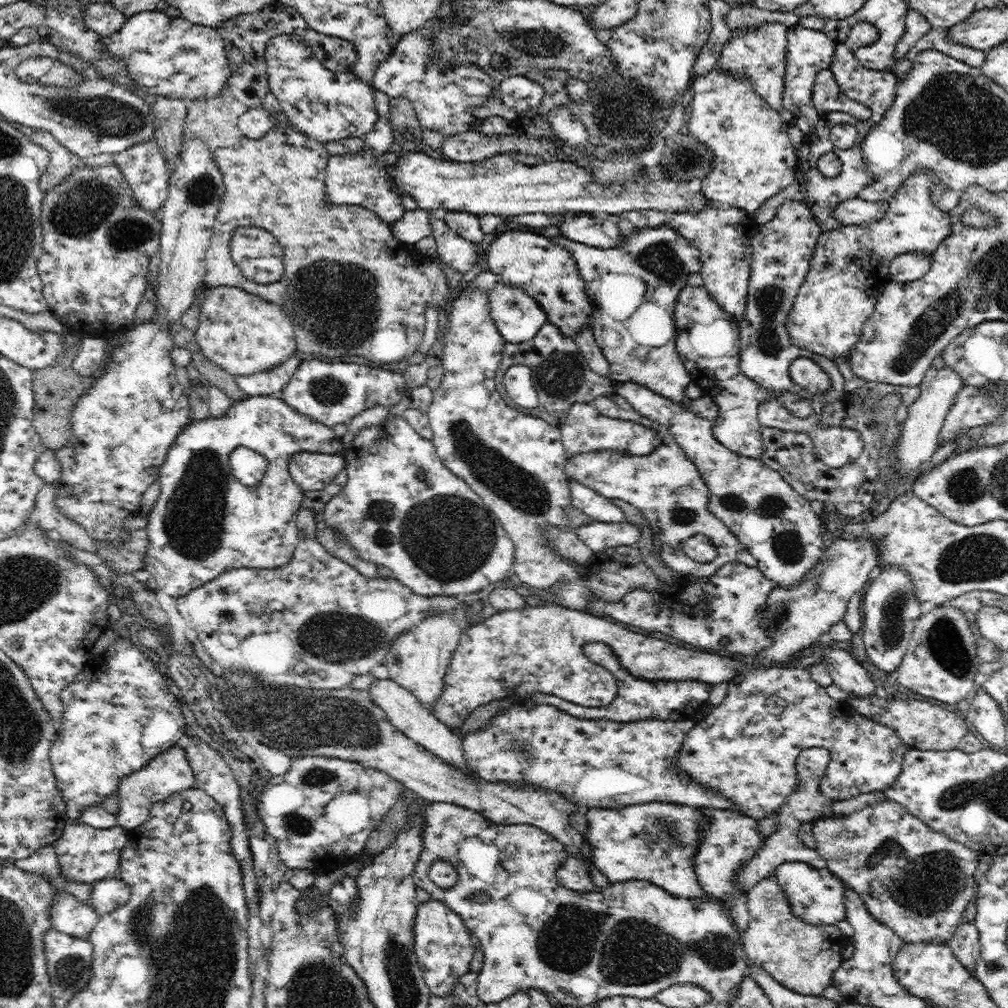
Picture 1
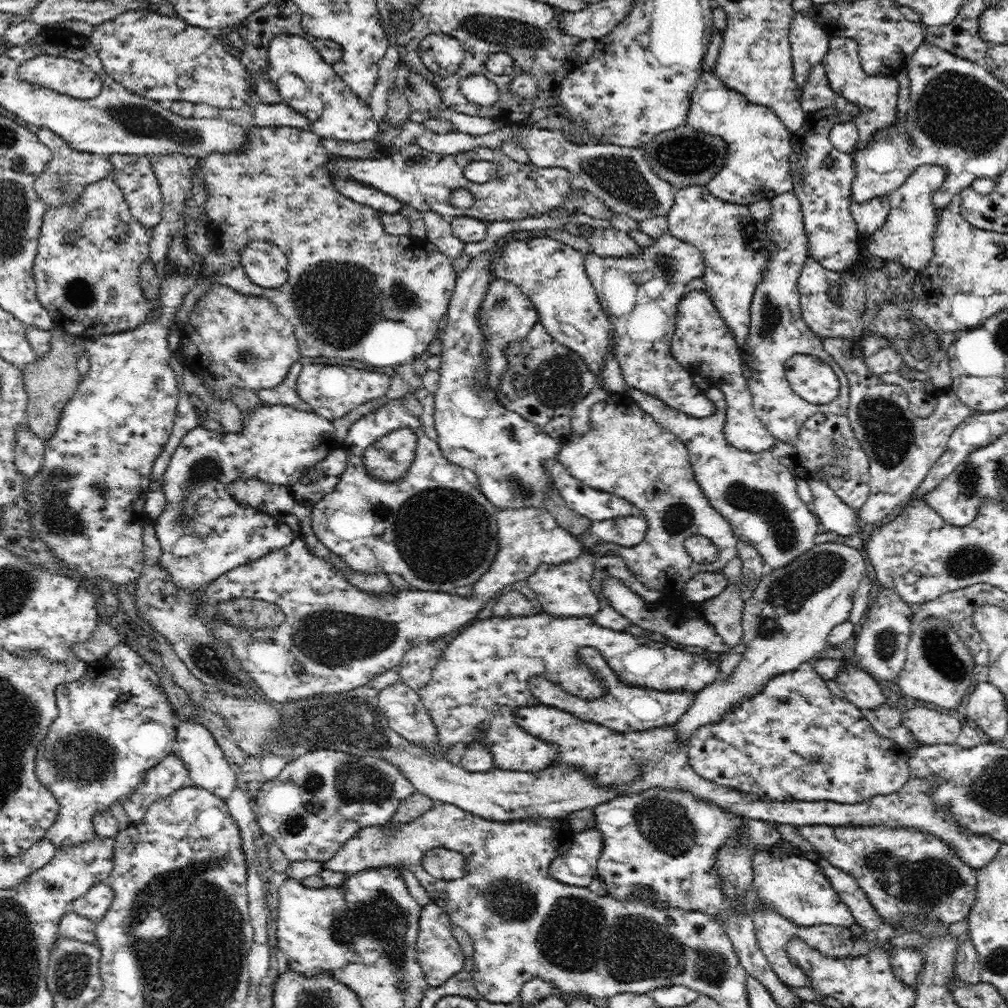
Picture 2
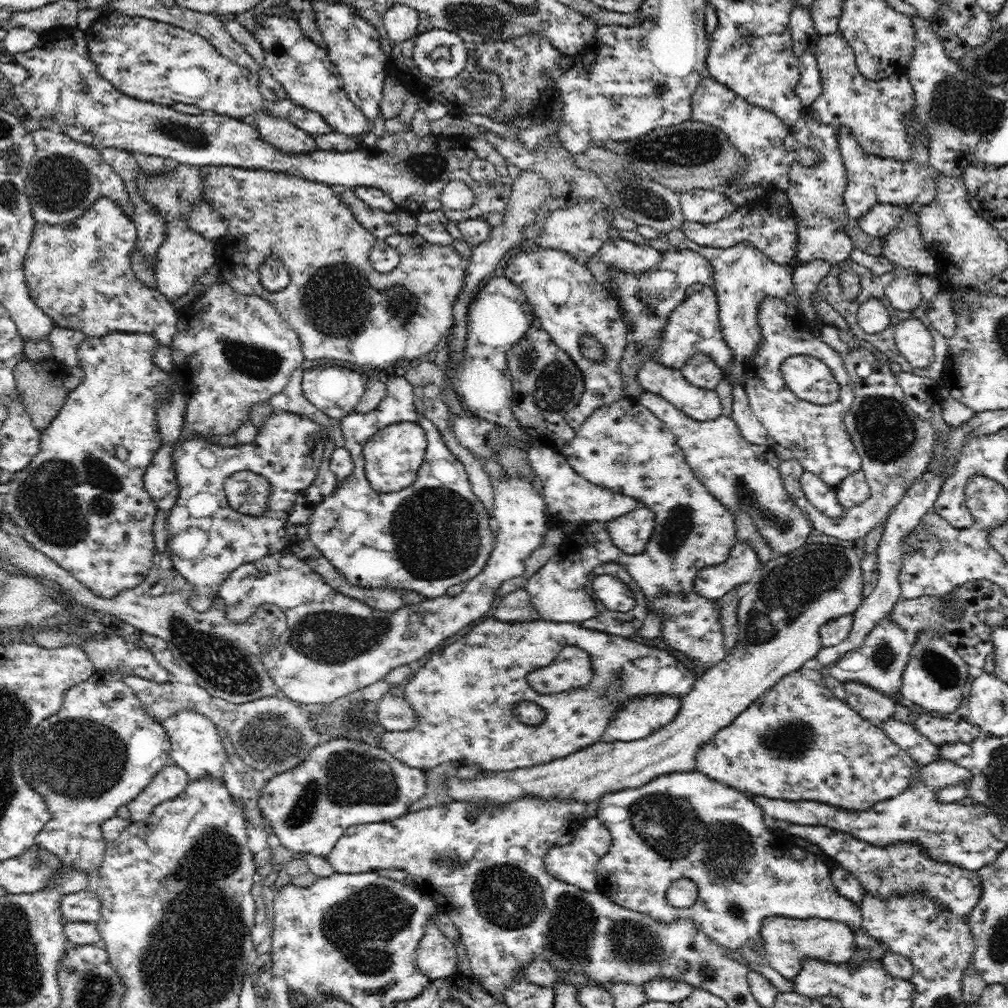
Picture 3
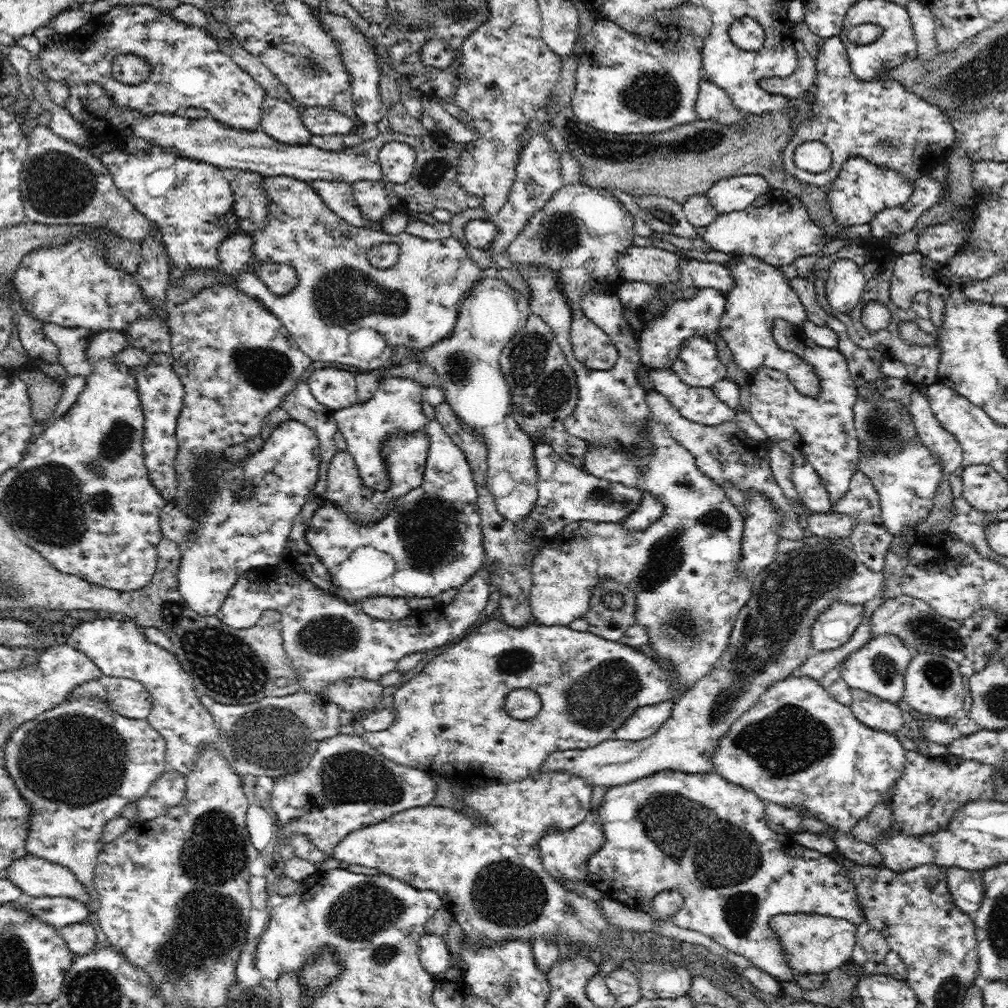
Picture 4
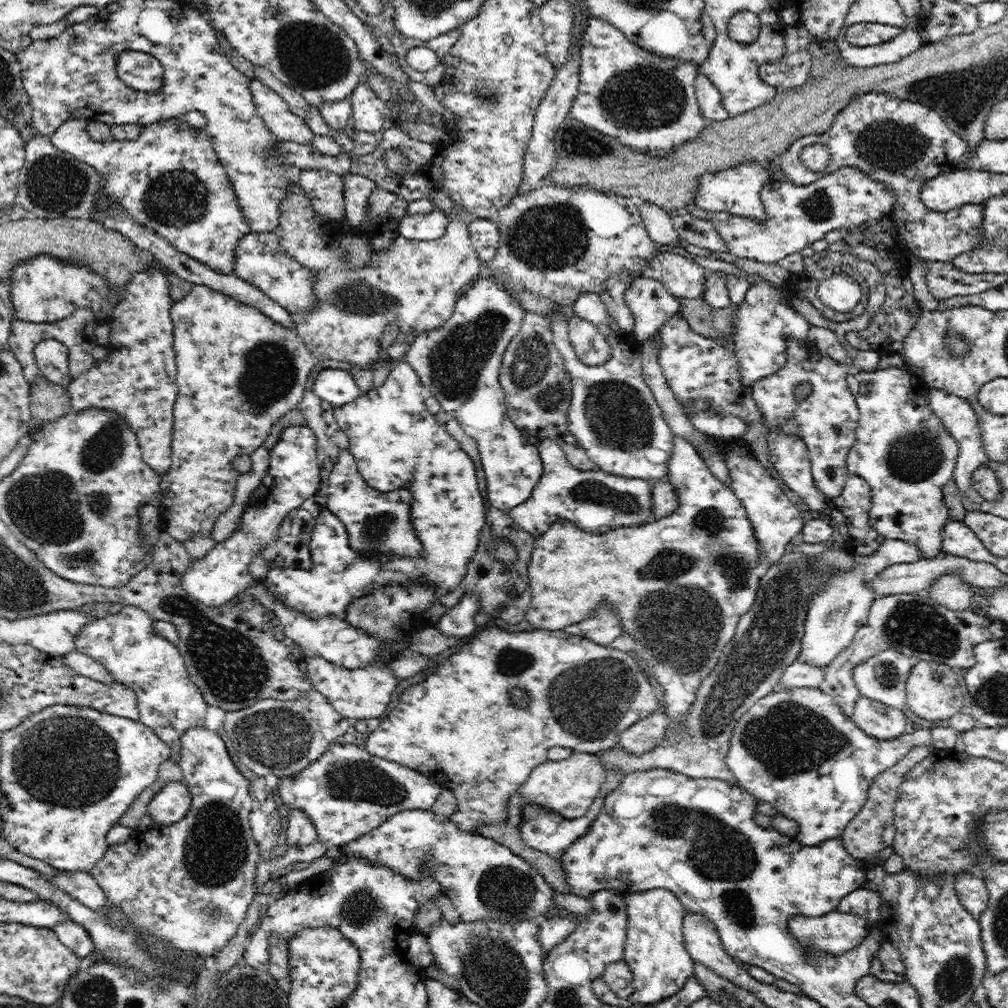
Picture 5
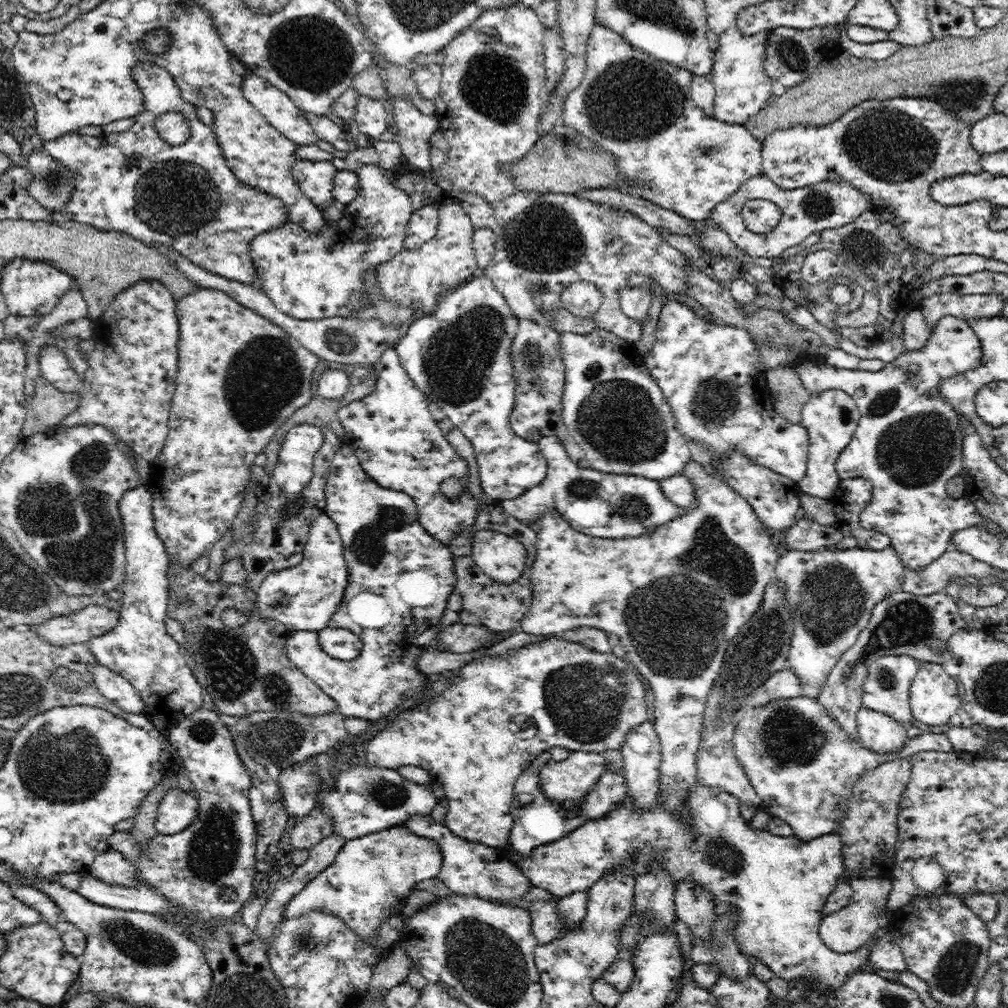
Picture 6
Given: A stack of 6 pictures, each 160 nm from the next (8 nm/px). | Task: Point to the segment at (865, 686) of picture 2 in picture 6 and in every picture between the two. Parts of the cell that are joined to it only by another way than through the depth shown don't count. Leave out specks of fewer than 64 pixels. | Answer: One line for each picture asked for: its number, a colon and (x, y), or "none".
3: (873, 705)
4: (880, 715)
5: (875, 719)
6: (879, 732)

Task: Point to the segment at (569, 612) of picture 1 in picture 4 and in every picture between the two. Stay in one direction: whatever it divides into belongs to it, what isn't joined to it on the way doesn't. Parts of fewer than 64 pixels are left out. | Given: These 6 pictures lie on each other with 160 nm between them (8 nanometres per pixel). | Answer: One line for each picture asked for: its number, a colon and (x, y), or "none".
2: (481, 679)
3: (464, 697)
4: (450, 720)

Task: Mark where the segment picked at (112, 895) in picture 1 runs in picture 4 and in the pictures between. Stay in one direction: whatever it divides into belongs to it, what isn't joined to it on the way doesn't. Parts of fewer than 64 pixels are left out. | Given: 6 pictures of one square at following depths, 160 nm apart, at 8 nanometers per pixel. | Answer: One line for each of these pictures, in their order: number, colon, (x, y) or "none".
2: (94, 904)
3: (84, 906)
4: (59, 912)

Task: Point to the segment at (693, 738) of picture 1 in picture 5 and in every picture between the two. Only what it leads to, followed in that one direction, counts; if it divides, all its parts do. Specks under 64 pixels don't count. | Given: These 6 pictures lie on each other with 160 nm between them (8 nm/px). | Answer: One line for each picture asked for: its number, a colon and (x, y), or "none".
2: (795, 741)
3: (799, 742)
4: (797, 746)
5: (796, 750)

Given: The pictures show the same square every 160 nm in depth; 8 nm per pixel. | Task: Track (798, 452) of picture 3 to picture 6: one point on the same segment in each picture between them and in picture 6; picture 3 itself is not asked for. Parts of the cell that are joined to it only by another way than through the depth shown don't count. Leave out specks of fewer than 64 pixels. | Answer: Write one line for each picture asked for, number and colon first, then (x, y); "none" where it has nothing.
4: (822, 427)
5: (828, 417)
6: (830, 417)

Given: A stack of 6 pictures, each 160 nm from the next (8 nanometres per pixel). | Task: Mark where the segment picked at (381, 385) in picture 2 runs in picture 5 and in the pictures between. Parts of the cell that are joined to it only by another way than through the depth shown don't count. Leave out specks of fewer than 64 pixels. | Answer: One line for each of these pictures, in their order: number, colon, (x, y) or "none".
3: (336, 391)
4: (336, 389)
5: (337, 387)

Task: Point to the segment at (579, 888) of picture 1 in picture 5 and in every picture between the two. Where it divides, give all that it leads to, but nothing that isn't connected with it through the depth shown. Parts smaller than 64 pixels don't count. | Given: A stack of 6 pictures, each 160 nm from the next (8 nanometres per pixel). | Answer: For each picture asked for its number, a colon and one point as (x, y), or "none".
2: (577, 866)
3: (575, 863)
4: (564, 853)
5: (543, 829)

